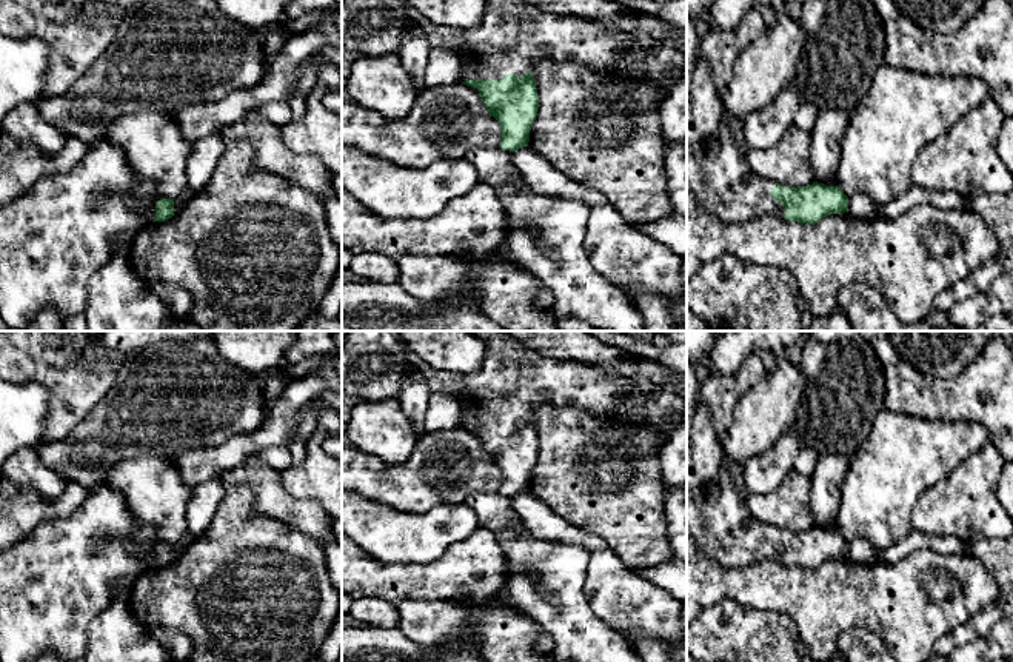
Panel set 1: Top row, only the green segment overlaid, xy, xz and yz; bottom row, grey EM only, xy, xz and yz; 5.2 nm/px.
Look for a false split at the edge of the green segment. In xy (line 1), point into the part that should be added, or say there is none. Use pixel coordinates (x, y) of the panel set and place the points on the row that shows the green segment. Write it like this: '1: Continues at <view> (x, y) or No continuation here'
1: No continuation here

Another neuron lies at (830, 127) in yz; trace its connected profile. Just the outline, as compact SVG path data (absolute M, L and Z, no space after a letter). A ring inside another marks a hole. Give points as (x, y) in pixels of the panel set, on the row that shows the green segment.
M821 109L813 129L813 148L810 160L813 179L827 186L837 185L837 166L841 142L847 131L850 112L839 109Z

